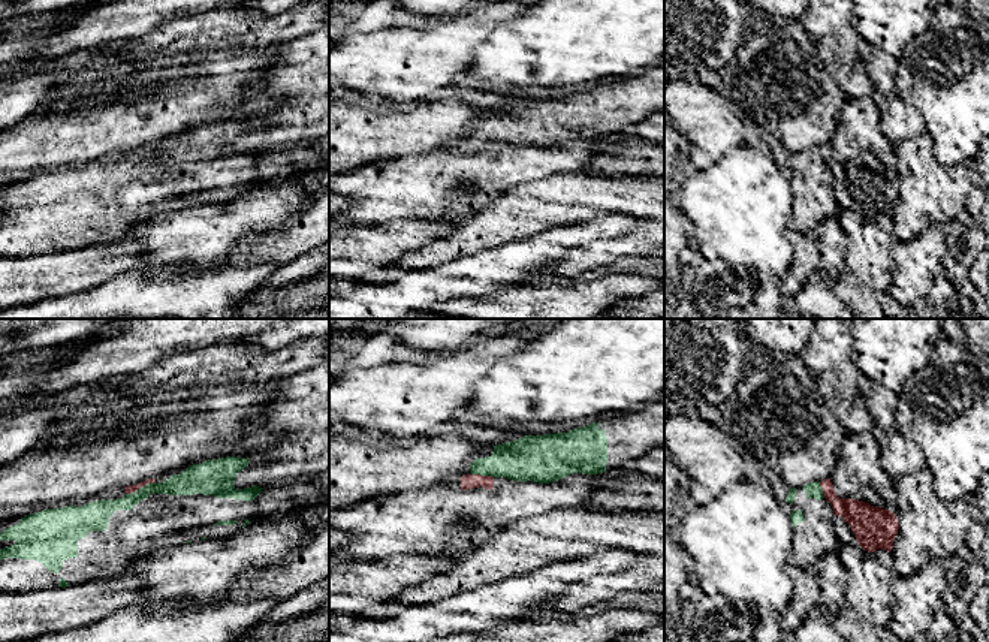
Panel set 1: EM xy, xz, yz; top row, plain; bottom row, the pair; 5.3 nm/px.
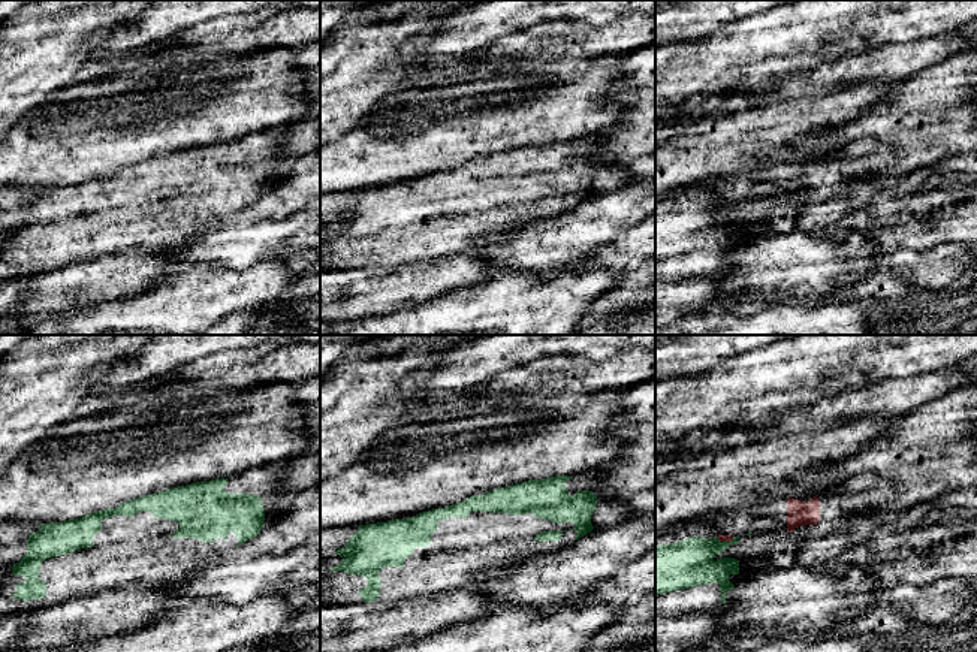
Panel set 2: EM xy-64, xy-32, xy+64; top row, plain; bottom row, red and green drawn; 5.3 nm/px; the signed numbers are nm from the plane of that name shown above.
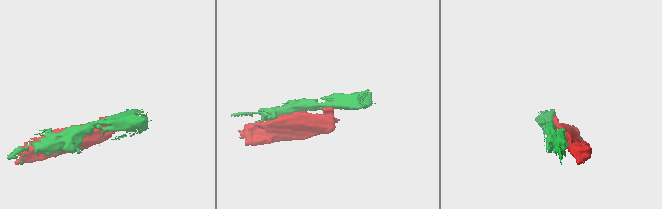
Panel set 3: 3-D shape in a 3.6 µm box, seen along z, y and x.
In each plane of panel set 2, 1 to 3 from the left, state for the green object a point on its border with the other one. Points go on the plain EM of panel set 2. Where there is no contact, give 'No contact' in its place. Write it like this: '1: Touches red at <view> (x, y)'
1: No contact
2: No contact
3: Touches red at xy+64 (724, 205)

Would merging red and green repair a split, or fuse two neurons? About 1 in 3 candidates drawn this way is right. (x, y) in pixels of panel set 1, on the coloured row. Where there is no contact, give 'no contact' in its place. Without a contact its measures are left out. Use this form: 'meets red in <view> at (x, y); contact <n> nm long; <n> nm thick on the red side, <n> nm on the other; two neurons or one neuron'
meets red in xy at (139, 487); contact 180 nm long; 50 nm thick on the red side, 130 nm on the other; two neurons

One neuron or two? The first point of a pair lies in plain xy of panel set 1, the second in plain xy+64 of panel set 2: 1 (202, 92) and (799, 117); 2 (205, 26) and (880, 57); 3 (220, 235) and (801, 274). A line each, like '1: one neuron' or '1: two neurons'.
1: one neuron
2: one neuron
3: one neuron

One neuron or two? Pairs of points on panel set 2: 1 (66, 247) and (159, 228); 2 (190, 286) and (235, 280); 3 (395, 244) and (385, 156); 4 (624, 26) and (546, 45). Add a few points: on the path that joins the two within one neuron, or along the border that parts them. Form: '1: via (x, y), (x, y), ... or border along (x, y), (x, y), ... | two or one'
1: via (89, 229), (136, 228) | one
2: via (201, 286), (225, 286) | one
3: border along (403, 183), (359, 190) | two
4: via (605, 39), (566, 39) | one

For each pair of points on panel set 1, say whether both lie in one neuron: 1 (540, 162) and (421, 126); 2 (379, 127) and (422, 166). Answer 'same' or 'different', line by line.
1: different
2: different

